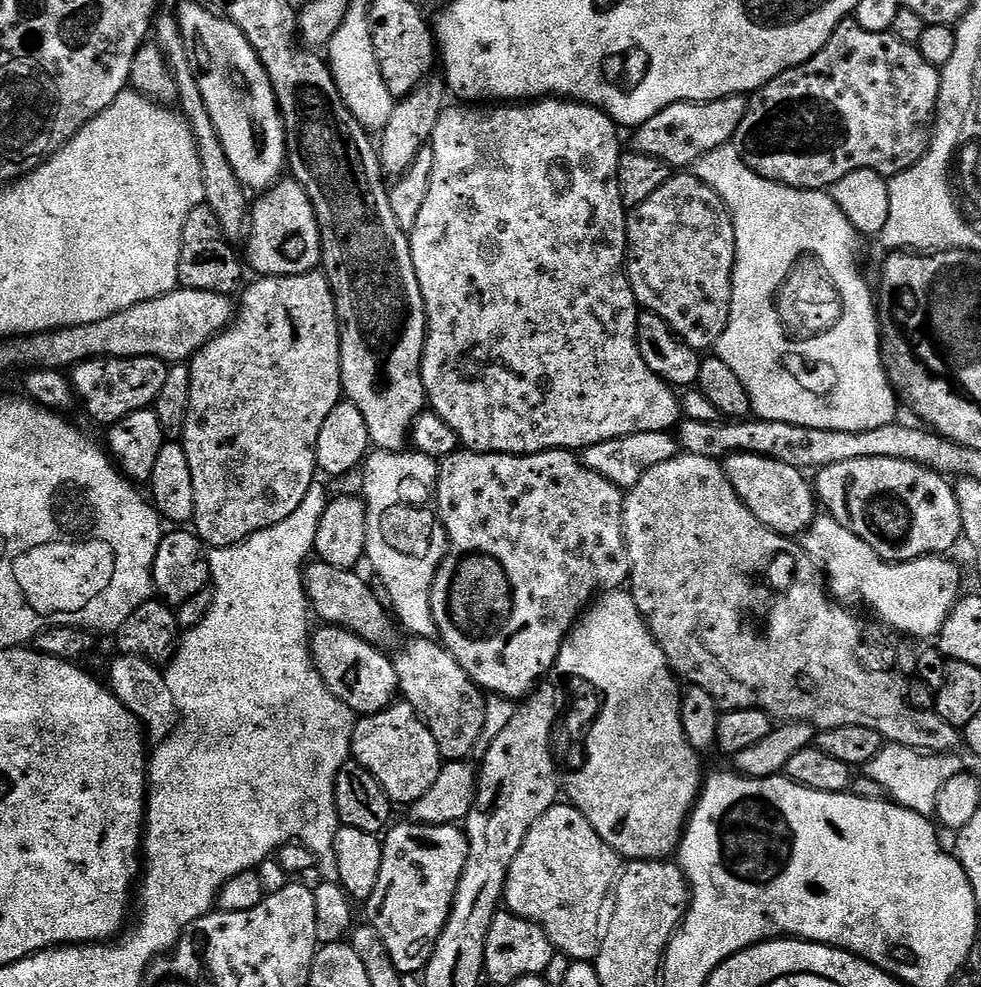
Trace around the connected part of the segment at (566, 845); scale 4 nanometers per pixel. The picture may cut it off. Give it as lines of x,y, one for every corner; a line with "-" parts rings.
557,802
538,818
538,822
534,822
530,834
526,834
526,842
508,871
503,903
515,916
542,926
559,955
568,956
572,961
592,962
602,950
604,935
608,932
610,905
616,885
620,883
621,871
622,857
602,842
598,830
590,826
587,818
571,802

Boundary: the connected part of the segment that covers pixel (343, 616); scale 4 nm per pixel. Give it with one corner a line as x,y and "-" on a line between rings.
323,562
315,563
309,563
304,568
304,594
308,597
315,619
317,616
325,625
345,628
367,644
384,646
392,636
394,620
389,609
380,605
371,586
359,576
359,571
330,566

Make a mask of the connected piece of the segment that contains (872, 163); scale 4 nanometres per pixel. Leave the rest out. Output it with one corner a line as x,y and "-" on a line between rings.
855,18
843,20
834,30
830,42
826,42
826,46
822,46
822,50
818,50
818,54
814,54
814,58
810,58
802,66
778,74
778,78
774,78
769,84
762,86
749,99
746,118
742,118
742,126
738,126
736,131
734,141
736,149
746,162
746,166
750,166
759,176
784,184
787,188
828,190
854,170
874,170
880,176
891,178
900,172
907,172
928,153
928,144
932,141
932,130
936,122
940,73
941,69
935,68
933,64
926,62
926,58
922,58
917,45
902,42
891,32
862,30
862,26
858,26

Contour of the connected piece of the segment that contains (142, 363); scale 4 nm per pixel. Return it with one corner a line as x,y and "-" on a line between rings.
153,356
87,360
71,369
70,379
76,399
103,426
117,424
135,412
151,409
166,382
169,365

